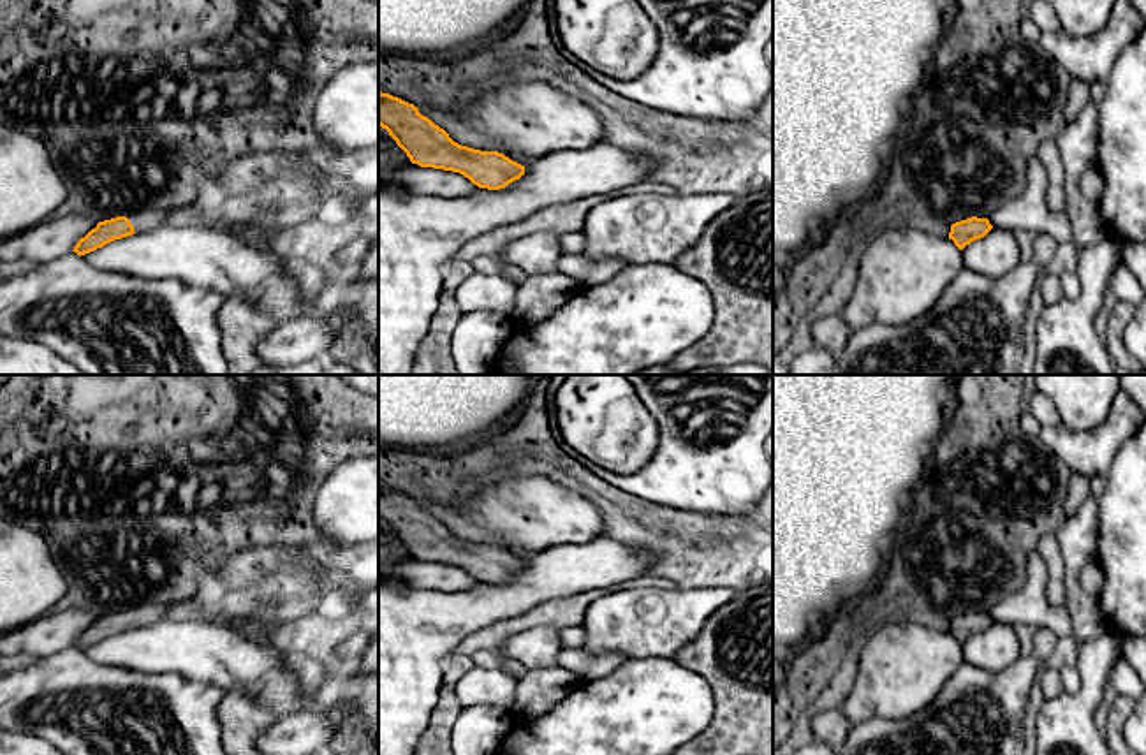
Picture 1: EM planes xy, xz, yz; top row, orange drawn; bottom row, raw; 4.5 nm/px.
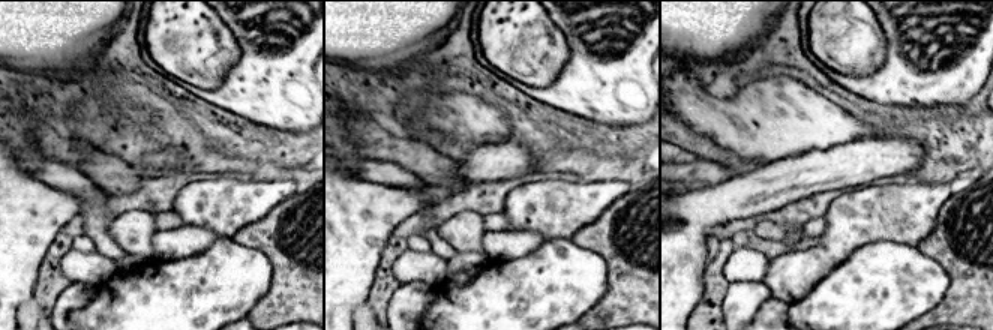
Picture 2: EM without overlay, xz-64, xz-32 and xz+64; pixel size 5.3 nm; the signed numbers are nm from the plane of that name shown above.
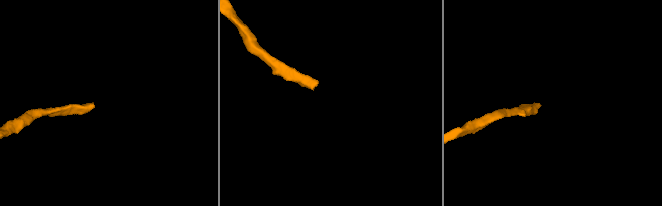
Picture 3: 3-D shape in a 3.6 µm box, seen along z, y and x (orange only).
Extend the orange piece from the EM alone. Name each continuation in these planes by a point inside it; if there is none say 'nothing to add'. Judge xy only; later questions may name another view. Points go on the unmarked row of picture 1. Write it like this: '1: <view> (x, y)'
1: xy (143, 615)

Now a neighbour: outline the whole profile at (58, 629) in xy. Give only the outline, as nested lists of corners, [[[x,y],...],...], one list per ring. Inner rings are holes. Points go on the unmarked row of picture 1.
[[[53,609],[37,619],[37,658],[49,656],[74,644],[77,635],[84,632],[99,616],[88,611]]]

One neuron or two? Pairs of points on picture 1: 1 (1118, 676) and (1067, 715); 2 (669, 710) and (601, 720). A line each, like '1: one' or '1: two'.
1: two
2: one

